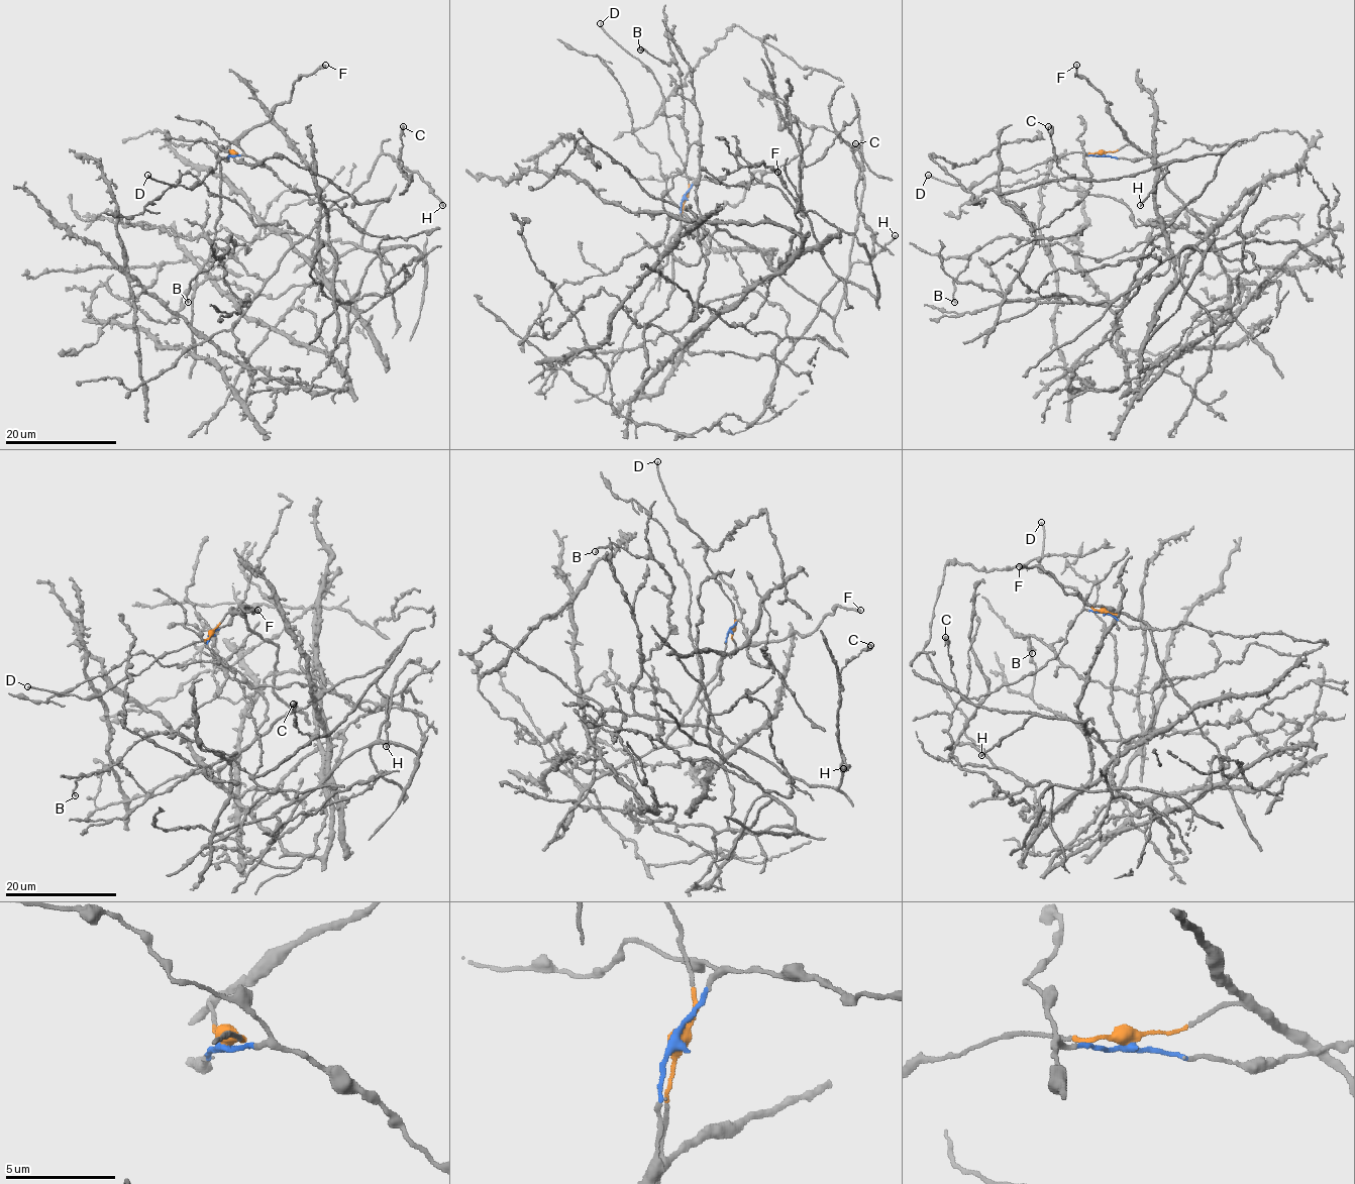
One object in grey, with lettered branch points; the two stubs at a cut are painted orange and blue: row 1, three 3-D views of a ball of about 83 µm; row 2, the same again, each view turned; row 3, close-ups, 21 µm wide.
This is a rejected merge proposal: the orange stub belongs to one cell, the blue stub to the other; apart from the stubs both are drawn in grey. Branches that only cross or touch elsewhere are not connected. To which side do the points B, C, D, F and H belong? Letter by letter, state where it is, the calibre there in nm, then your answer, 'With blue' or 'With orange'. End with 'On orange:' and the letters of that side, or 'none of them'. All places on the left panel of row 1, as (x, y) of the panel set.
B: Place: (188, 302). Thickness 160 nm. With blue
C: Place: (403, 126). Thickness 160 nm. With blue
D: Place: (147, 175). Thickness 190 nm. With orange
F: Place: (325, 65). Thickness 360 nm. With orange
H: Place: (442, 205). Thickness 240 nm. With blue
On orange: D, F

